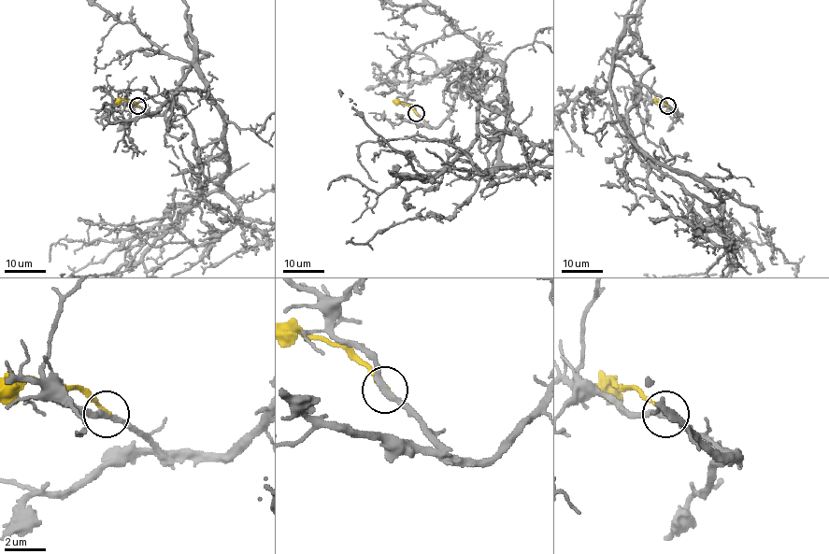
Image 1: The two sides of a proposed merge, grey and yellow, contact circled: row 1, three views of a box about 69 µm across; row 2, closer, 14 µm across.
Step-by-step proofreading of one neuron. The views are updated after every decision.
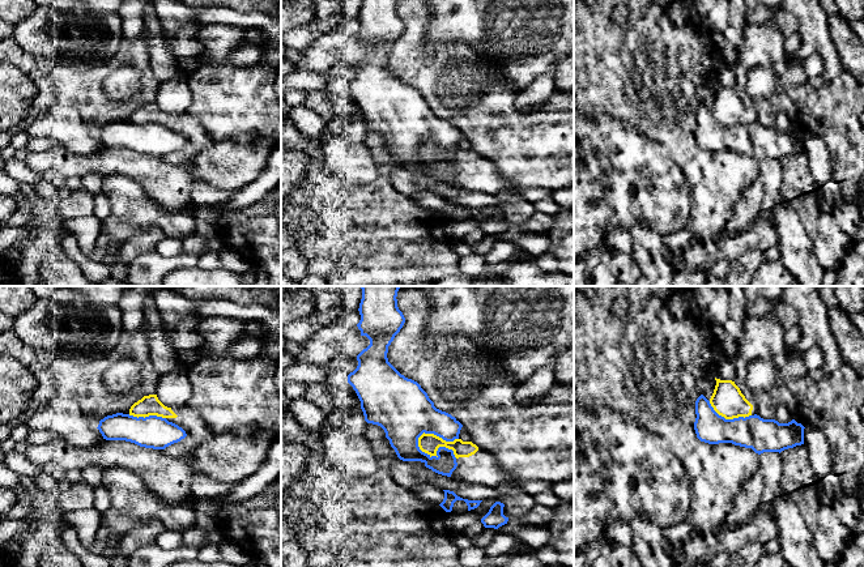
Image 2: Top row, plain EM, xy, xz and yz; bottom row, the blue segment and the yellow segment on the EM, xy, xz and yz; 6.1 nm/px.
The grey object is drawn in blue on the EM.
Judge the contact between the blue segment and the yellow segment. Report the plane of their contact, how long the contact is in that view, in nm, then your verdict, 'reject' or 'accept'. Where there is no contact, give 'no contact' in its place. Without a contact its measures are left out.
meets blue in xz; contact 280 nm long; reject

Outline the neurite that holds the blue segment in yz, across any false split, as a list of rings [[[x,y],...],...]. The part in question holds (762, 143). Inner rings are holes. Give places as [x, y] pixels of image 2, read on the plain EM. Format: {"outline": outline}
{"outline": [[[701,102],[695,108],[694,137],[701,149],[708,152],[732,150],[752,155],[756,161],[782,159],[804,152],[804,133],[792,127],[779,131],[759,123],[725,127],[719,123],[710,108]]]}

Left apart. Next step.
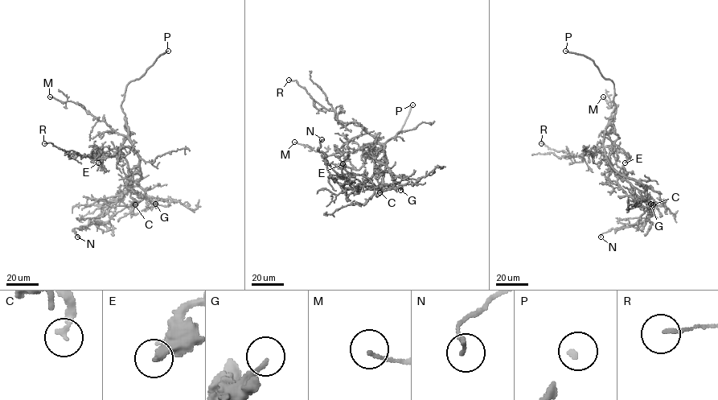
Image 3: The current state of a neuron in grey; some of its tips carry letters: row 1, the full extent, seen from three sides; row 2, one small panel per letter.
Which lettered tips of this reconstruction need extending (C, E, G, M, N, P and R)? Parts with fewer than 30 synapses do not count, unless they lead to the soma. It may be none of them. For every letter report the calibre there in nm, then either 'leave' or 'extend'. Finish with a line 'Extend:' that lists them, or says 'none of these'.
C: calibre 200 nm; leave
E: calibre 280 nm; extend
G: calibre 180 nm; leave
M: calibre 110 nm; leave
N: calibre 100 nm; leave
P: calibre 130 nm; extend
R: calibre 100 nm; leave
Extend: E, P

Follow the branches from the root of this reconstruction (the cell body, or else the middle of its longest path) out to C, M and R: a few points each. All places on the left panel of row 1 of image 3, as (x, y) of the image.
C: (124, 154), (129, 170), (130, 196), (135, 204)
M: (124, 154), (121, 149), (126, 137), (97, 120), (82, 105), (50, 96)
R: (124, 154), (121, 144), (127, 138), (131, 146), (96, 159), (44, 143)

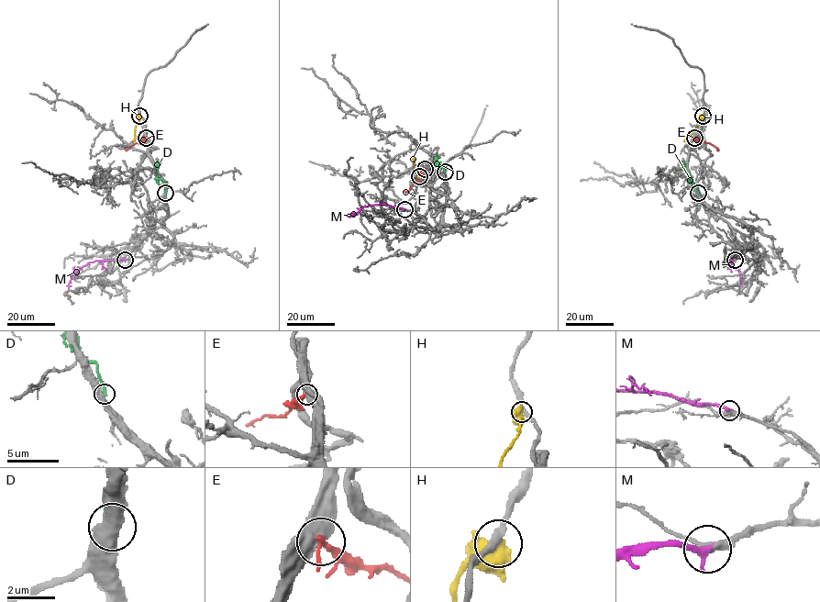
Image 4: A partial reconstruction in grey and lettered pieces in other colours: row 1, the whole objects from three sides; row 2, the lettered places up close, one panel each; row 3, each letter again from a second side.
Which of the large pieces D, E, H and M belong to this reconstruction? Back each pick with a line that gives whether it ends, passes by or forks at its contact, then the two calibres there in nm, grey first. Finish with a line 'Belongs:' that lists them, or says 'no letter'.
M: it ends | 280/320 nm
Belongs: M

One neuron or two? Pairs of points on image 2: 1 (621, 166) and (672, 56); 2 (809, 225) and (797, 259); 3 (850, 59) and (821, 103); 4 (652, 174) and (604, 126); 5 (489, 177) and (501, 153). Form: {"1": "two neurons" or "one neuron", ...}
{"1": "two neurons", "2": "two neurons", "3": "two neurons", "4": "one neuron", "5": "two neurons"}

